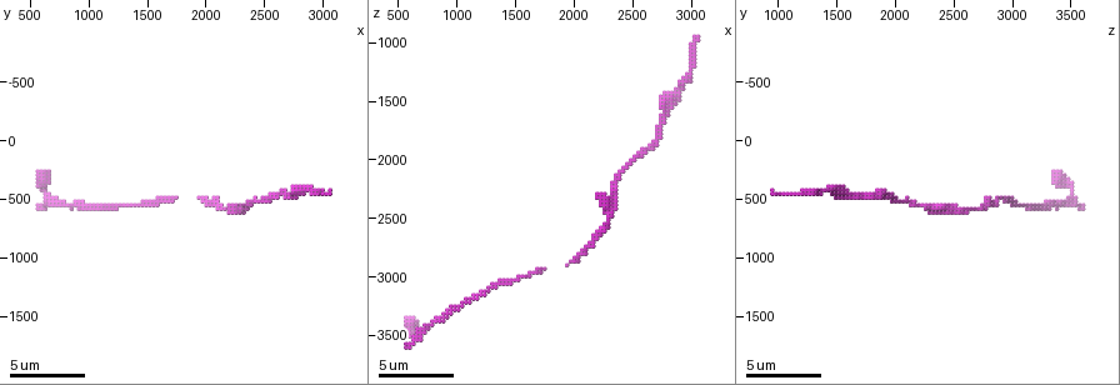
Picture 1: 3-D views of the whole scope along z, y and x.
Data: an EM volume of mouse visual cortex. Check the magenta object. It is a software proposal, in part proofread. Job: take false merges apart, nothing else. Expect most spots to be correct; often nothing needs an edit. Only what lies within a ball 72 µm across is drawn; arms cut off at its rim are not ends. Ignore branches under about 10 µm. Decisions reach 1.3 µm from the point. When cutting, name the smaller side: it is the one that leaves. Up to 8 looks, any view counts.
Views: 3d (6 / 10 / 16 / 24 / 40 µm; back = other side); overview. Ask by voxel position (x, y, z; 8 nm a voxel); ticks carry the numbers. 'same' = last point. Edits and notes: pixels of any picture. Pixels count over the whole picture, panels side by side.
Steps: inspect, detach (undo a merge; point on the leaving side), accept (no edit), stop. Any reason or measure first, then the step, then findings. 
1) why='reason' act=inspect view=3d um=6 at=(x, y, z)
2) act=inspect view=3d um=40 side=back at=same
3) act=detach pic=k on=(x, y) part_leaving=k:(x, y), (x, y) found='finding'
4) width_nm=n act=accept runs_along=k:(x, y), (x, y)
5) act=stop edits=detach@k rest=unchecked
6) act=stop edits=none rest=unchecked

why='thick turns thin' act=inspect view=3d um=10 at=(1140, 580, 3200)

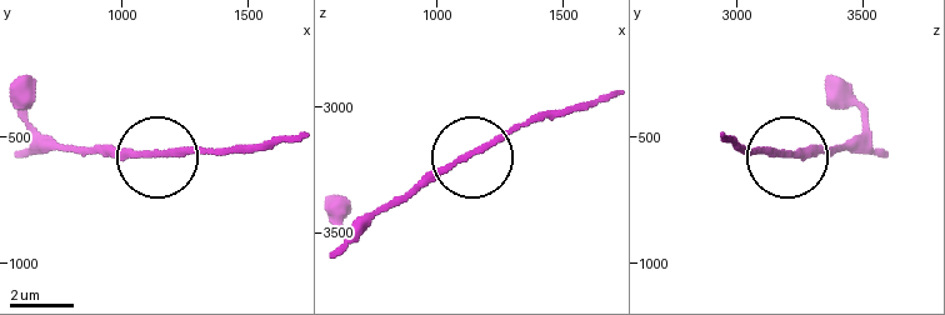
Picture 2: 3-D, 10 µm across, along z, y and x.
act=inspect view=3d um=6 at=(1150, 570, 3170)

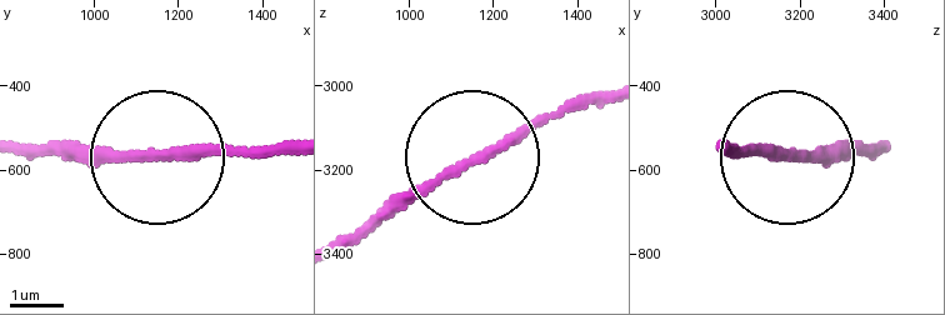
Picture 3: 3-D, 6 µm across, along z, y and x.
act=accept runs_along=3:(288, 150), (50, 150) found='continuous, no second neuron'

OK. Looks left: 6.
why='sudden change in width' act=inspect view=3d um=10 at=(2020, 500, 2860)

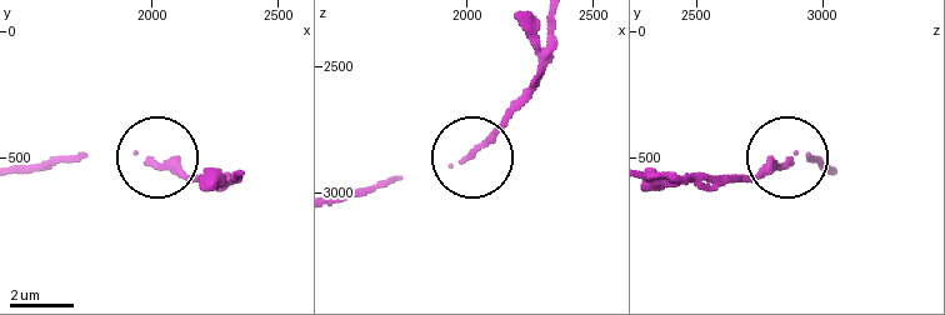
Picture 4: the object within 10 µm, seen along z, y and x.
act=inspect view=3d um=10 side=back at=(2020, 530, 2850)

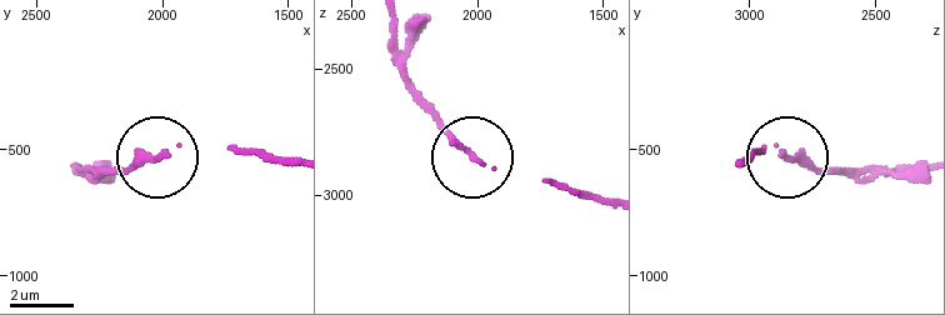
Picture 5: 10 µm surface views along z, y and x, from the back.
act=accept runs_along=5:(123, 171), (169, 153), (230, 146) found='continuous, no second neuron'

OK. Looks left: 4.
why='sudden change in width' act=inspect view=3d um=10 at=(2760, 480, 1700)

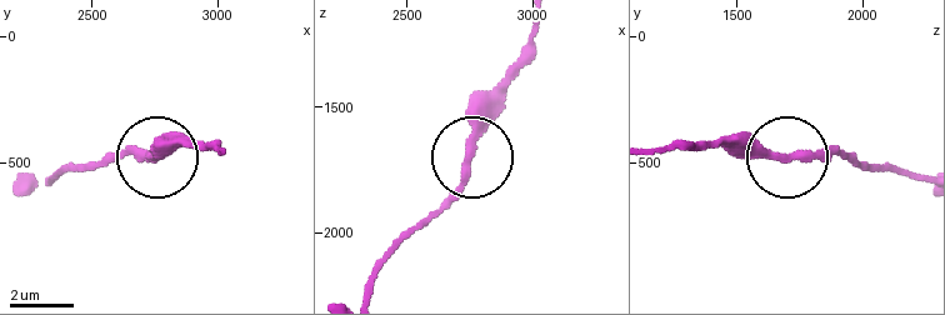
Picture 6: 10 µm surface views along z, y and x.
why='closer look' act=inspect view=3d um=6 at=(2740, 470, 1720)

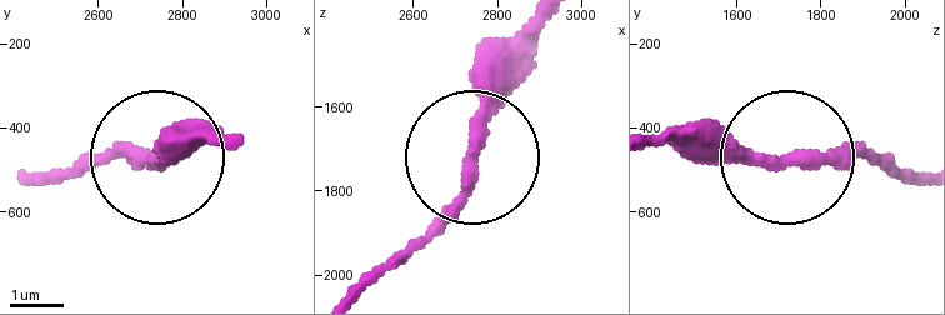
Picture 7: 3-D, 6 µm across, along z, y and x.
act=accept runs_along=7:(920, 179), (840, 151), (670, 143) found='continuous, no second neuron'

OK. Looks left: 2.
why='three arms meet' act=inspect view=3d um=10 at=(2340, 560, 2320)

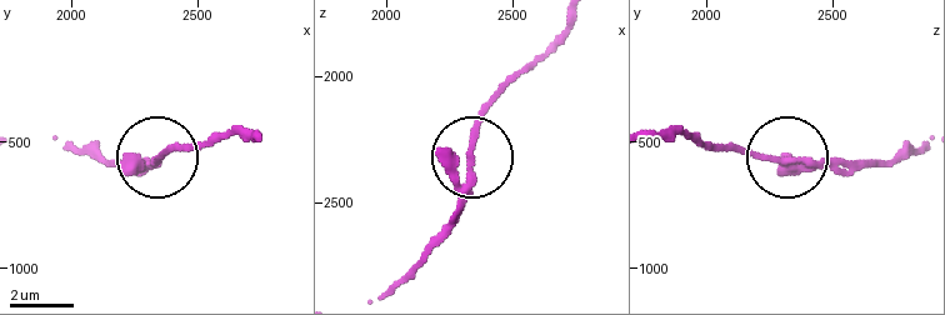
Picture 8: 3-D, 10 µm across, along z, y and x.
act=accept runs_along=8:(875, 164), (805, 164), (703, 148) found='continuous, no second neuron'

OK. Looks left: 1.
act=stop edits=none rest=unchecked

